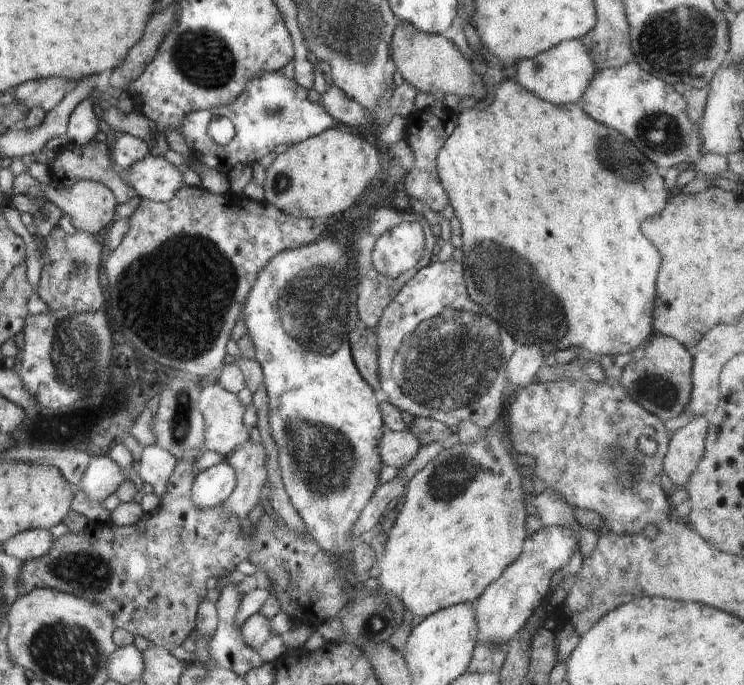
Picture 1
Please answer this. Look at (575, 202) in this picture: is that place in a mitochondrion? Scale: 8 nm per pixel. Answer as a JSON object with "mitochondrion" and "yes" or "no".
{"mitochondrion":"no"}

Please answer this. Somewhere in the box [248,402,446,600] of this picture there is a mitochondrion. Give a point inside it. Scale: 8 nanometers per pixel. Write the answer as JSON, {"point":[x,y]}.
{"point":[323,459]}

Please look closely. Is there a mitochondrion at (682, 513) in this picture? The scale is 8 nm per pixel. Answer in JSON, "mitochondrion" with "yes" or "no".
{"mitochondrion":"no"}

